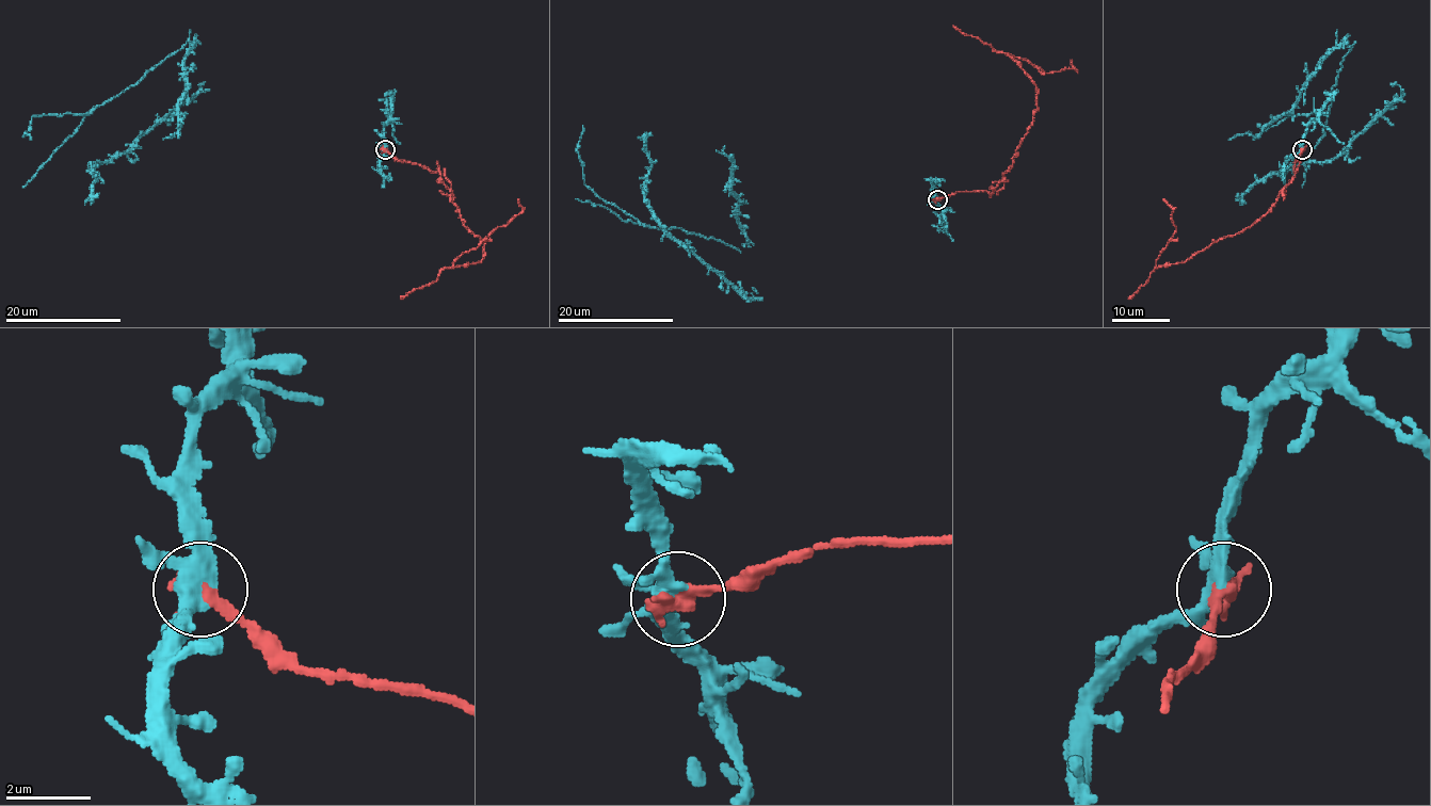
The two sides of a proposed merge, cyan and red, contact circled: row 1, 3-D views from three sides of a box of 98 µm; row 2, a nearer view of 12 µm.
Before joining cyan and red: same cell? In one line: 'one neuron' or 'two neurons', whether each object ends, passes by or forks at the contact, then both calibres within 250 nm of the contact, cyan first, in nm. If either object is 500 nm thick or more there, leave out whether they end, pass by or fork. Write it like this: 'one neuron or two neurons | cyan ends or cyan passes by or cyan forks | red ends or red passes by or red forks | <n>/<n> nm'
two neurons | cyan forks | red ends | 360/440 nm

